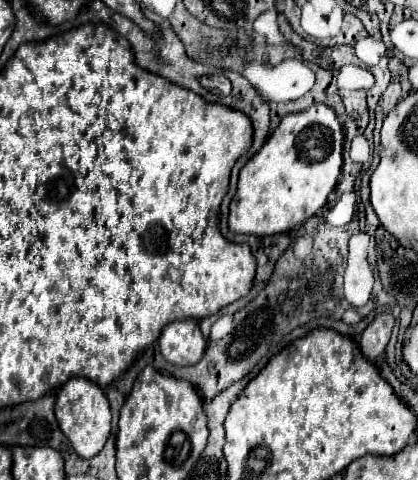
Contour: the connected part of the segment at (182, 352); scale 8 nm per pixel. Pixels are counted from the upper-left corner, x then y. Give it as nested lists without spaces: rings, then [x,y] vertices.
[[[196,319],[172,321],[158,339],[160,351],[172,365],[194,365],[206,351],[206,339]]]

